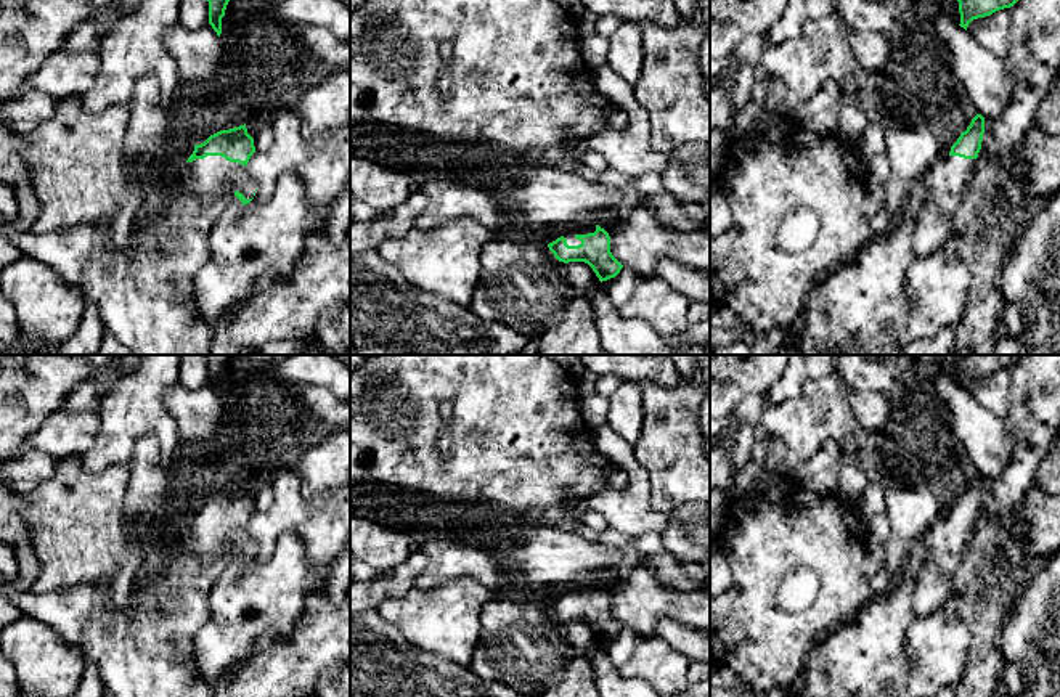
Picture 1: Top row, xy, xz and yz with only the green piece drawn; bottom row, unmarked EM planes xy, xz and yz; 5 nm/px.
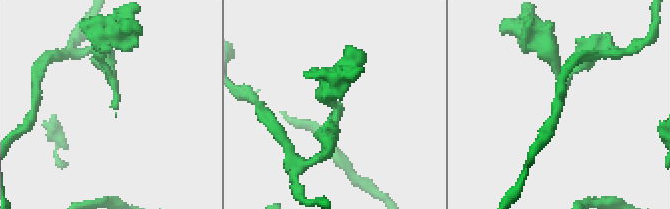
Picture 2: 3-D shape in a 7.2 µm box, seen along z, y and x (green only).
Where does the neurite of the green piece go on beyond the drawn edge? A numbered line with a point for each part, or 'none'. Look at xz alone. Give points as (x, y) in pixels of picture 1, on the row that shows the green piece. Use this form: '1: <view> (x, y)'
1: xz (578, 228)

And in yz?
1: yz (945, 182)

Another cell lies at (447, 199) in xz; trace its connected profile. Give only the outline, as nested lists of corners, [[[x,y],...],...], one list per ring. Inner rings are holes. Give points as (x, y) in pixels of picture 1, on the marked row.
[[[451,180],[429,181],[418,190],[426,196],[427,206],[414,220],[414,226],[427,230],[455,218],[474,218],[498,236],[506,234],[503,226],[511,220],[504,218],[499,196]]]

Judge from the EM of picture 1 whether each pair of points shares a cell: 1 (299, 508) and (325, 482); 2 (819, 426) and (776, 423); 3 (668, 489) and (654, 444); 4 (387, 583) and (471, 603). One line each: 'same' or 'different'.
1: different
2: same
3: same
4: different

